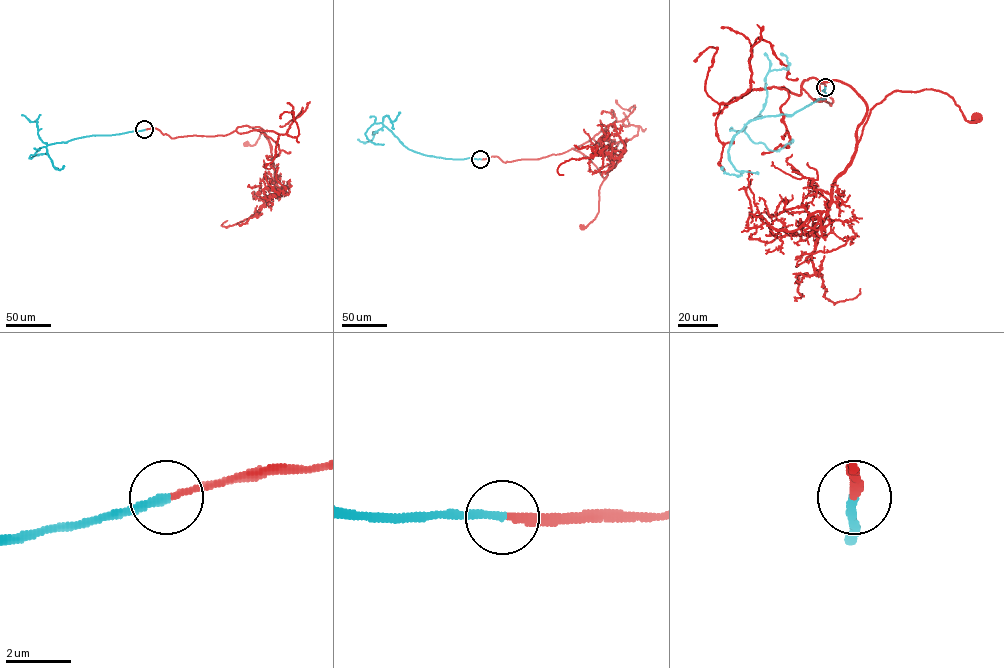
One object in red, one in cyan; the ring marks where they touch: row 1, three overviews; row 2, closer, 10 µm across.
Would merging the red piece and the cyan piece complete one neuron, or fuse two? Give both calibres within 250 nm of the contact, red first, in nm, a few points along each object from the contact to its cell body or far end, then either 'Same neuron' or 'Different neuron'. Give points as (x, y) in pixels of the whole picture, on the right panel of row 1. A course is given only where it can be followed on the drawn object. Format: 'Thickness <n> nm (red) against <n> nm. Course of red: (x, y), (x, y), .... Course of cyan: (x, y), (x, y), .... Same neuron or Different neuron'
Thickness 240 nm (red) against 240 nm. Course of red: (825, 86), (831, 105), (801, 83), (840, 80), (862, 99), (858, 141), (897, 90), (939, 90), (977, 118). Course of cyan: (825, 86), (825, 98), (793, 115), (744, 124), (754, 142), (772, 150), (792, 140). Same neuron

